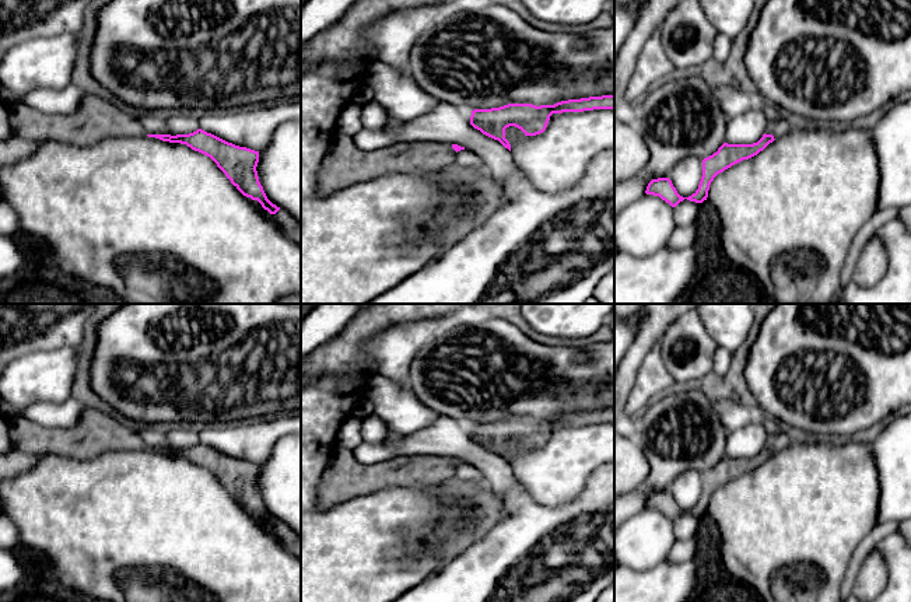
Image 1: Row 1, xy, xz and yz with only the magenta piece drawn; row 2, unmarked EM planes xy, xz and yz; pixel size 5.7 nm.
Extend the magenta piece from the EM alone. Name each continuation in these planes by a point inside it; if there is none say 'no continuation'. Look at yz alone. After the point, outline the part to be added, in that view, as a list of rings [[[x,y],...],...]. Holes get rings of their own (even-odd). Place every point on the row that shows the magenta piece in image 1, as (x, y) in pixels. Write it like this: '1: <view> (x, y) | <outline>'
1: yz (780, 126) | [[[778,116],[774,120],[770,120],[765,127],[765,134],[772,134],[774,139],[779,139],[791,132],[791,126],[784,116]]]

